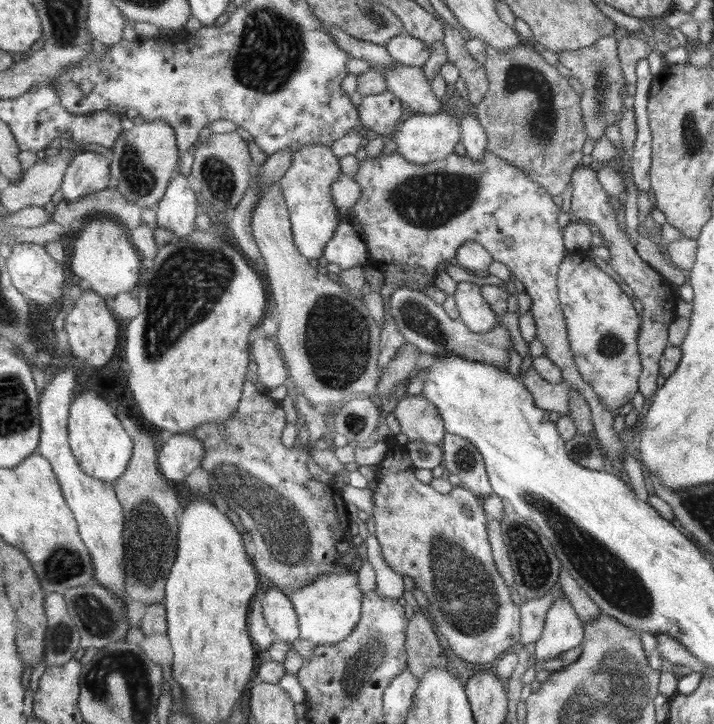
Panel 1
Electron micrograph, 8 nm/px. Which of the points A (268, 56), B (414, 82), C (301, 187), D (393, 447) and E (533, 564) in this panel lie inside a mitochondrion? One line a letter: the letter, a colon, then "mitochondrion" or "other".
A: mitochondrion
B: other
C: other
D: other
E: mitochondrion

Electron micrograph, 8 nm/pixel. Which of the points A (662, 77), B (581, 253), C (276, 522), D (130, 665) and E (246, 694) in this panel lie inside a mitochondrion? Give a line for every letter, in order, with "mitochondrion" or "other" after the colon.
A: other
B: other
C: mitochondrion
D: mitochondrion
E: other

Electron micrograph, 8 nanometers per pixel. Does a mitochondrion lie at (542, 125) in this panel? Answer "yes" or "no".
yes

